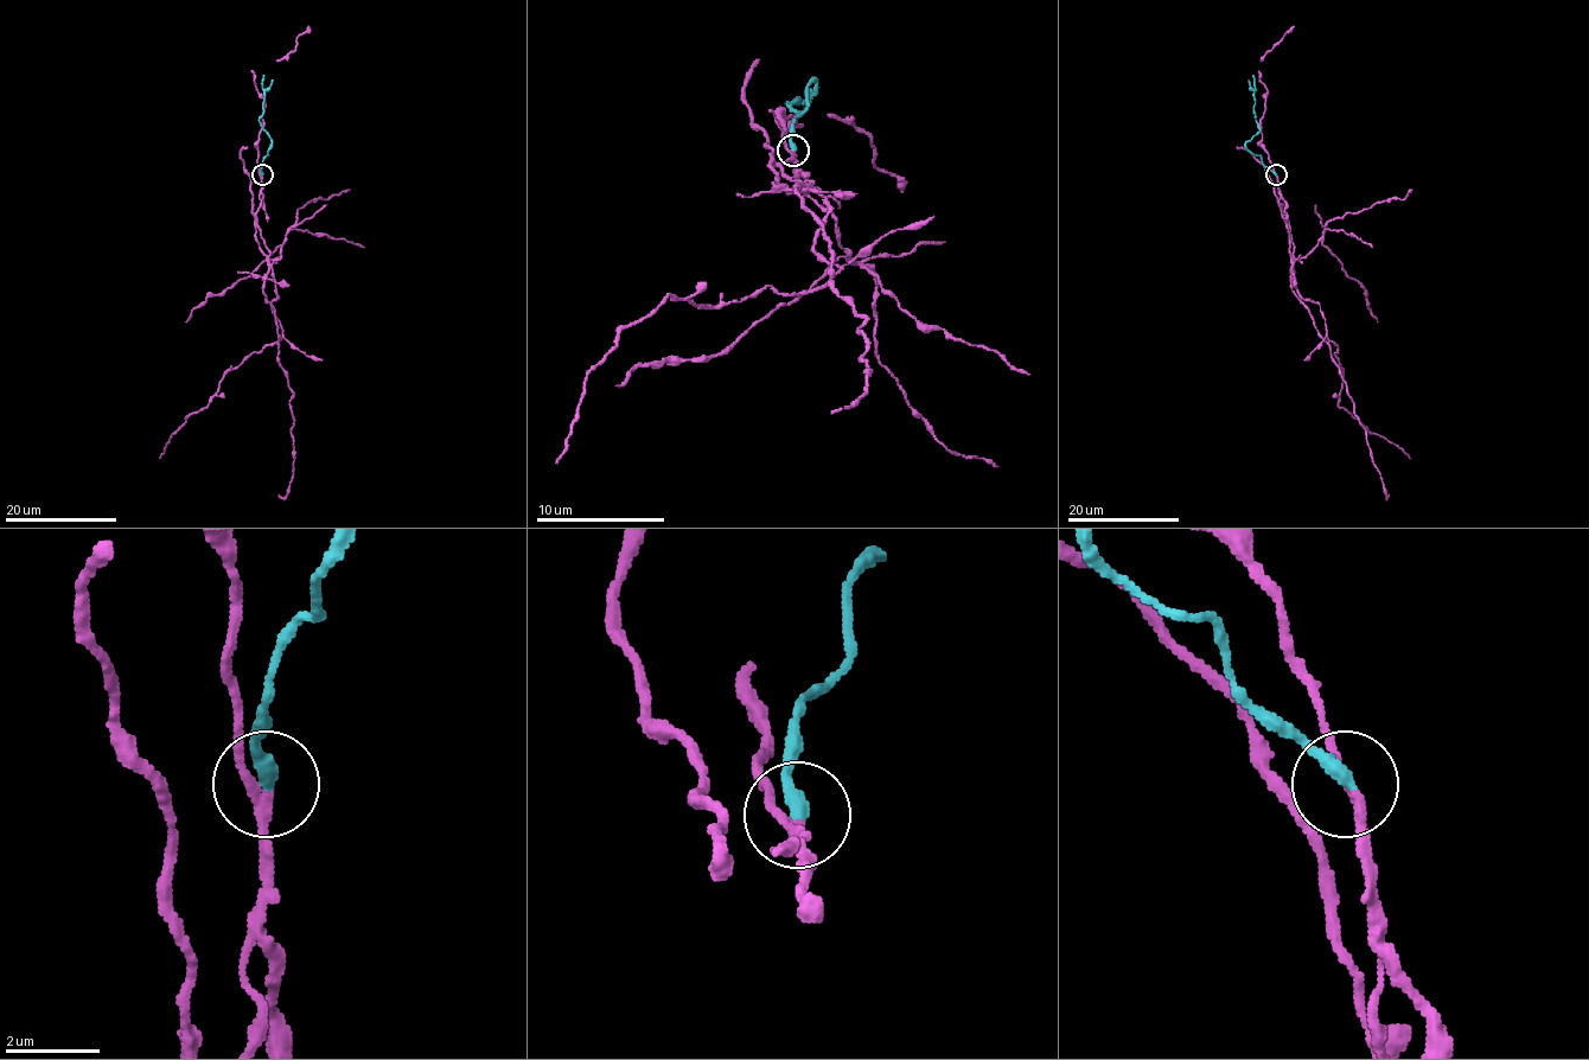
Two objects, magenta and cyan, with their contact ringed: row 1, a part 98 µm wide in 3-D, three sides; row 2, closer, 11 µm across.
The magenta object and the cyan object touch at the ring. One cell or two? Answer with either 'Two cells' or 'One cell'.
Two cells

